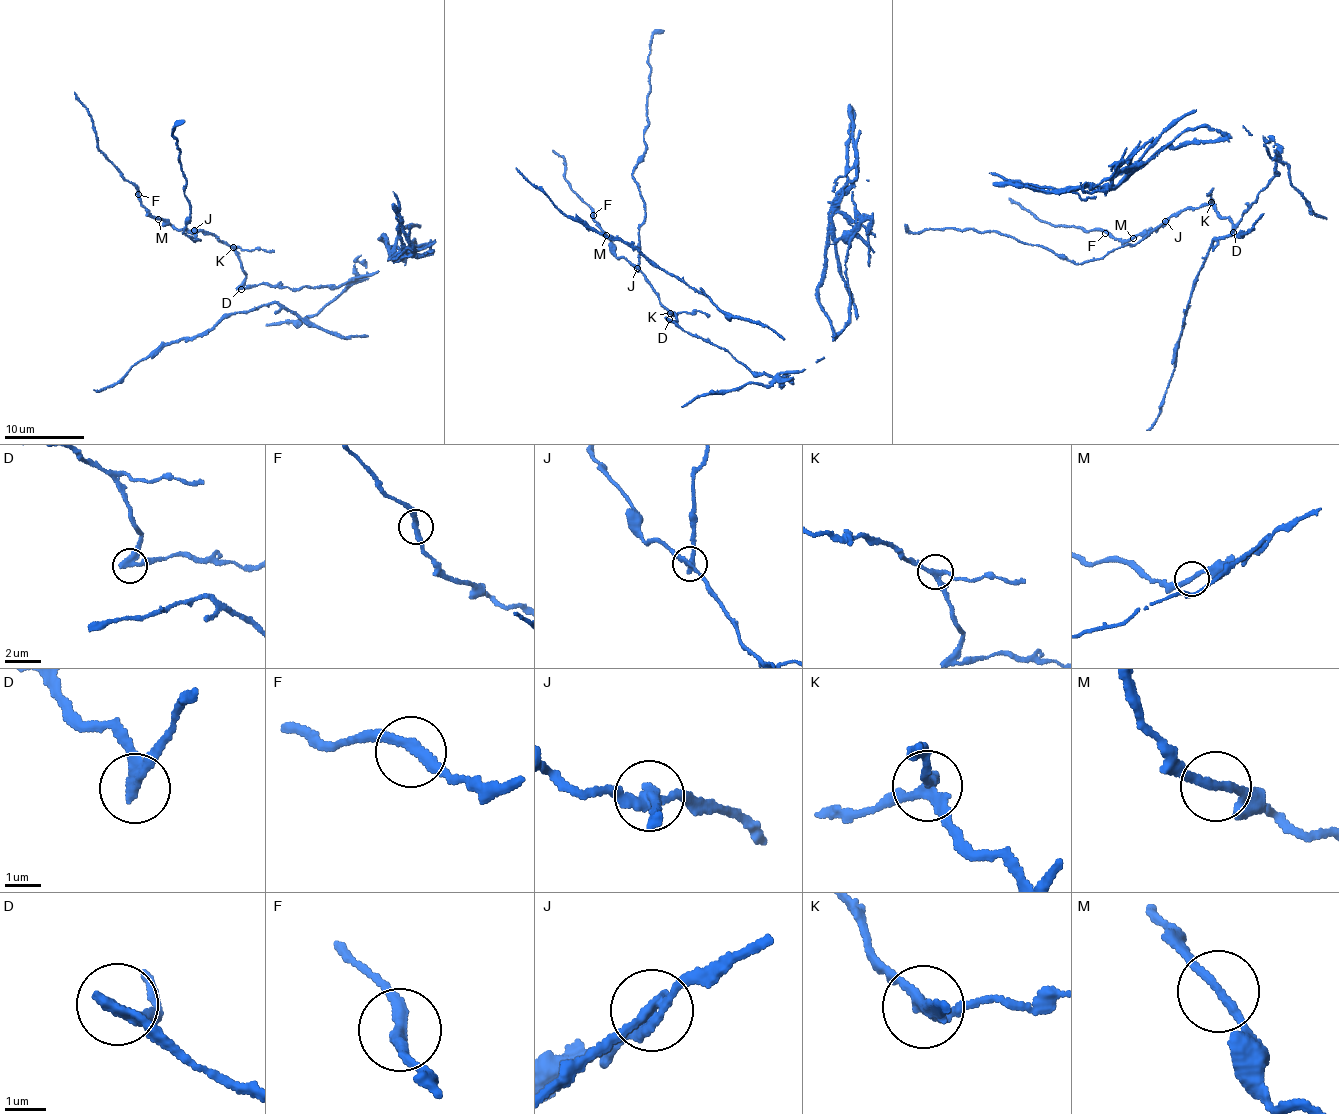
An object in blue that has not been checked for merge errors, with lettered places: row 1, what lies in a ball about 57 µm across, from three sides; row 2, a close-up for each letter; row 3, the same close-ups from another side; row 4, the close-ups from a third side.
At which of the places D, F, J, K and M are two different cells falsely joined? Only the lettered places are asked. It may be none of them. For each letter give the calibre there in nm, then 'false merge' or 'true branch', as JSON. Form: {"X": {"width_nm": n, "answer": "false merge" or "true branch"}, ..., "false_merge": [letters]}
{"D": {"width_nm": 280, "answer": "false merge"}, "F": {"width_nm": 280, "answer": "true branch"}, "J": {"width_nm": 240, "answer": "false merge"}, "K": {"width_nm": 240, "answer": "false merge"}, "M": {"width_nm": 200, "answer": "true branch"}, "false_merge": ["D", "J", "K"]}

